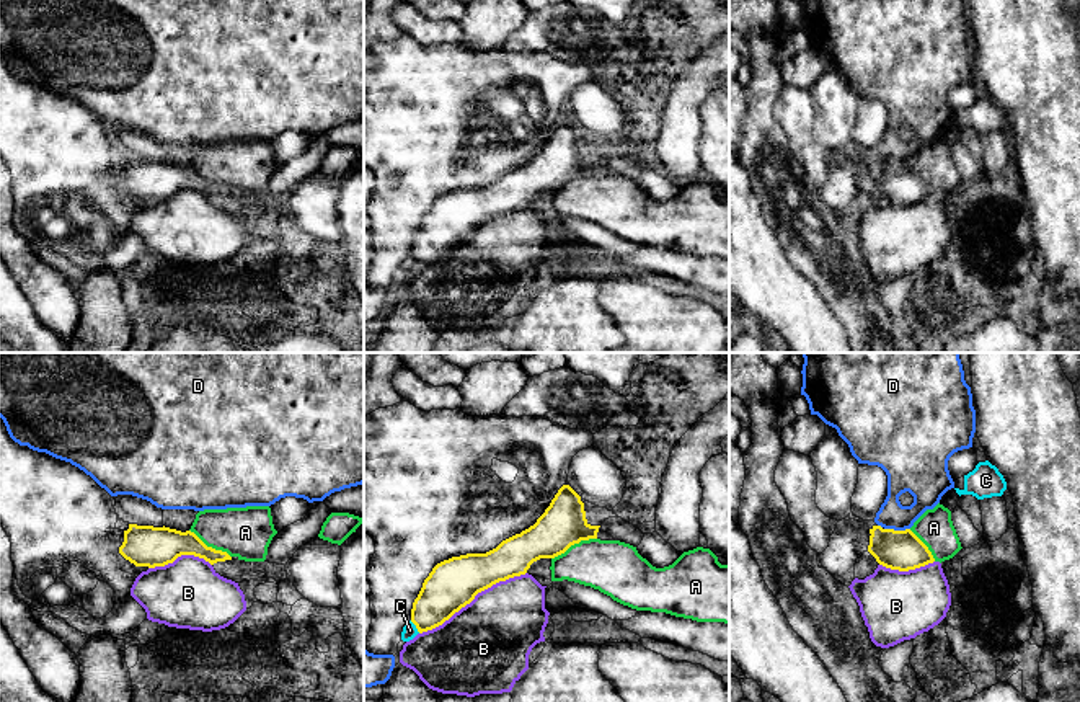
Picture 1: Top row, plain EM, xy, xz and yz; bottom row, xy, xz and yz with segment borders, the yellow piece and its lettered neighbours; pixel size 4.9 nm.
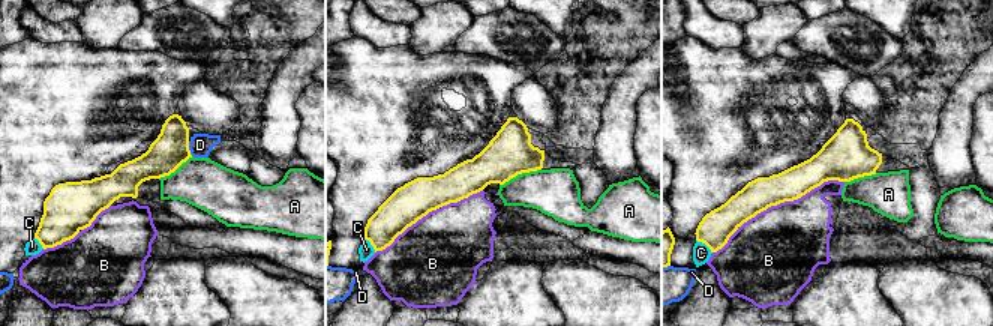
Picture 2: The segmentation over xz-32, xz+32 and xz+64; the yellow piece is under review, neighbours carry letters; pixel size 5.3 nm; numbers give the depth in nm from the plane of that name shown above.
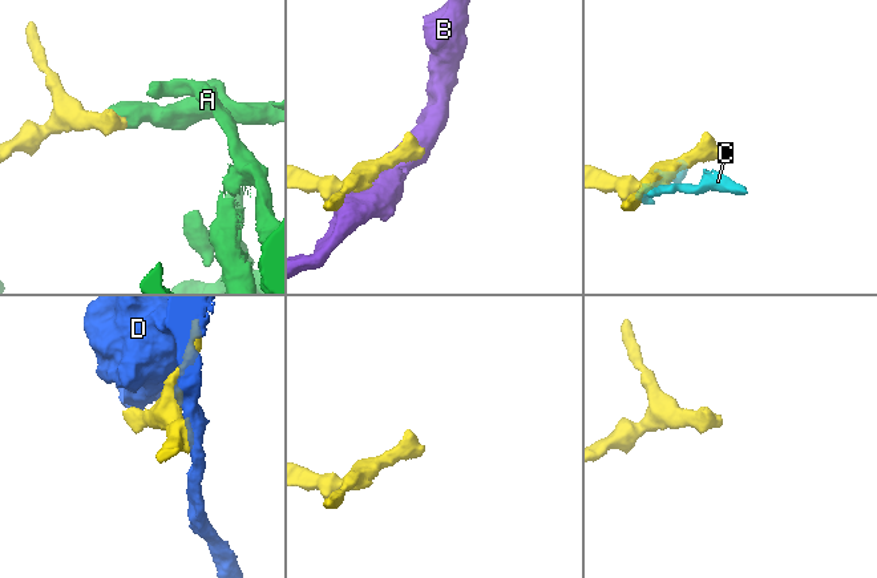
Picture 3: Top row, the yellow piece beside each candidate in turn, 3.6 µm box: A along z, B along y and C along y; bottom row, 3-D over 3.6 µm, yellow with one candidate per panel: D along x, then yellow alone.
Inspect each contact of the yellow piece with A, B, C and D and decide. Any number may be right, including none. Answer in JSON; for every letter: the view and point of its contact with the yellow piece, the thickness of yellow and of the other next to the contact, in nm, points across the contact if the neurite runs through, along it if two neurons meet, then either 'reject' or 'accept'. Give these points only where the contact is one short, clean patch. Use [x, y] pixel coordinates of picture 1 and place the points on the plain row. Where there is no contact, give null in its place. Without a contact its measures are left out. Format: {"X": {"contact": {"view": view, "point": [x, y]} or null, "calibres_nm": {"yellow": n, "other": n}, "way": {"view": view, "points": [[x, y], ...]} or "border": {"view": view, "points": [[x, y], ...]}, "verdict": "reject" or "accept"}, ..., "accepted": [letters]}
{"A": {"contact": {"view": "xz", "point": [573, 178]}, "calibres_nm": {"yellow": 220, "other": 280}, "border": {"view": "xz", "points": [[596, 172], [575, 177], [552, 193]]}, "verdict": "reject"}, "B": {"contact": {"view": "xz", "point": [472, 234]}, "calibres_nm": {"yellow": 240, "other": 440}, "verdict": "reject"}, "C": {"contact": {"view": "xz", "point": [416, 262]}, "calibres_nm": {"yellow": 240, "other": 70}, "verdict": "reject"}, "D": {"contact": {"view": "yz", "point": [898, 165]}, "calibres_nm": {"yellow": 200, "other": 160}, "border": {"view": "yz", "points": [[885, 162], [909, 164]]}, "verdict": "reject"}, "accepted": []}

